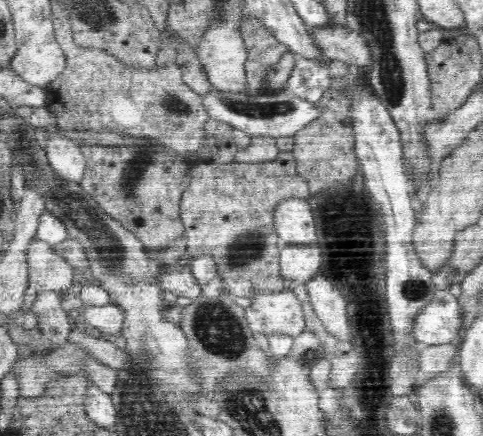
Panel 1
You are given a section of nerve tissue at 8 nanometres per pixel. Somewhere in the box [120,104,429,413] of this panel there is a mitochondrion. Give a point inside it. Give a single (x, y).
(216, 326)

